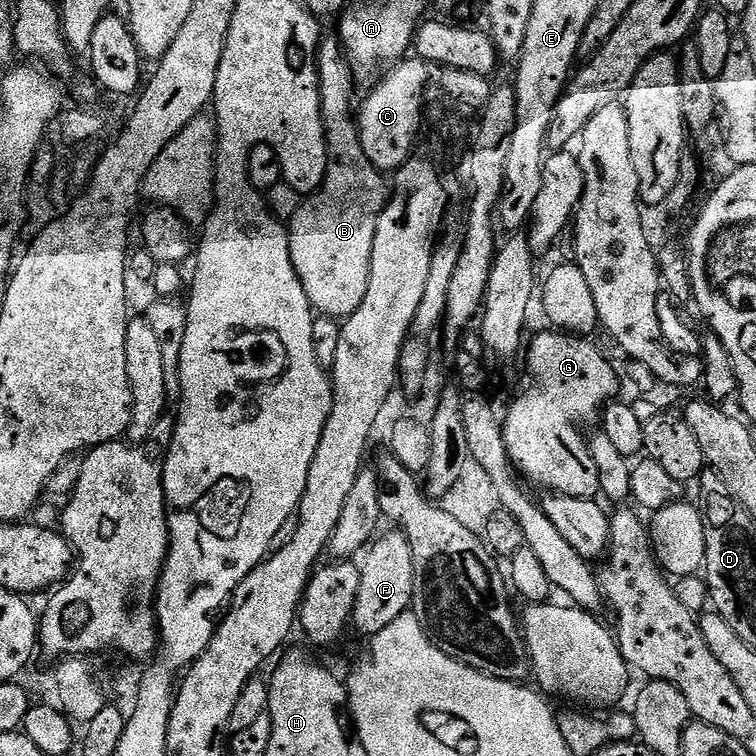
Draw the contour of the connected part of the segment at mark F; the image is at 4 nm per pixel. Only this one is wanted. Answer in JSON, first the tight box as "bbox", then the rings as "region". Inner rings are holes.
{"bbox":[351,530,414,638],"region":[[[402,530],[381,531],[369,543],[359,561],[360,581],[358,594],[354,598],[351,627],[365,638],[377,636],[394,618],[409,611],[414,594],[414,558],[410,554],[410,542]],[[364,559],[364,560],[363,560]]]}

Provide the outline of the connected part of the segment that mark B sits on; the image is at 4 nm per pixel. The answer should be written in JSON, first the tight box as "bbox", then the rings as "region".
{"bbox":[287,39,390,318],"region":[[[321,39],[316,49],[316,73],[319,76],[320,114],[324,123],[324,138],[328,169],[326,178],[315,192],[301,203],[299,210],[291,216],[287,225],[290,262],[306,290],[306,298],[319,315],[333,318],[346,318],[354,314],[366,294],[368,275],[370,274],[370,254],[374,244],[374,230],[378,218],[388,200],[390,191],[386,180],[383,180],[381,169],[375,168],[362,150],[360,130],[354,119],[354,102],[352,104],[352,79],[354,73],[339,39]]]}

